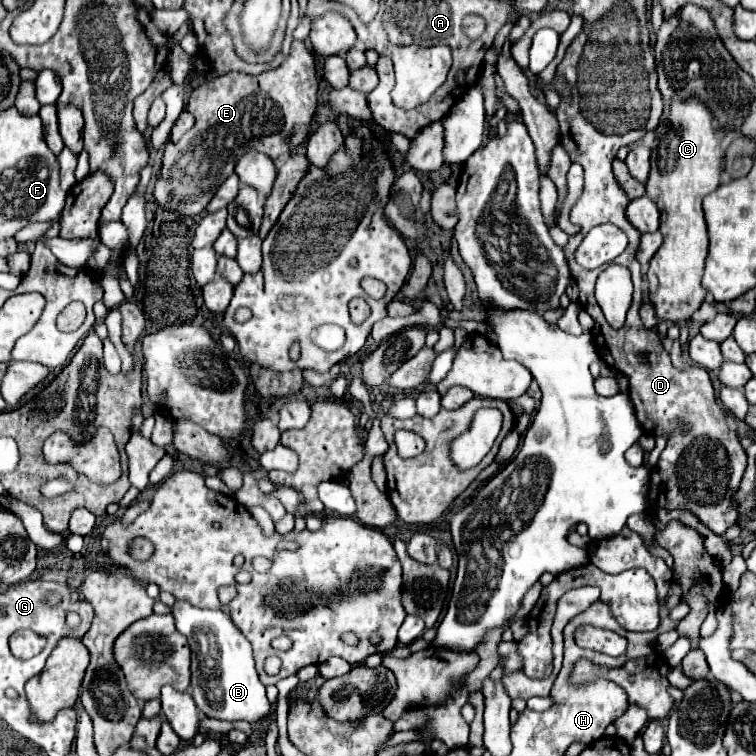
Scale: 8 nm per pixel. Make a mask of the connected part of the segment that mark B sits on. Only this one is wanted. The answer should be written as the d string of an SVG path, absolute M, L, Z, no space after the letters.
M176 601L172 607L172 615L176 619L178 631L188 639L192 649L192 699L196 707L212 719L220 721L246 721L260 723L270 717L272 705L266 697L266 687L258 679L252 645L242 633L238 633L236 625L226 617L226 613L212 609L198 609L188 601Z

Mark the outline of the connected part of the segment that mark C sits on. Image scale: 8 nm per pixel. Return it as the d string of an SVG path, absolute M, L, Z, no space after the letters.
M698 99L690 101L672 101L670 103L670 125L666 129L658 129L658 145L652 149L652 169L646 183L646 195L658 205L660 209L660 233L664 237L662 249L652 257L648 269L648 285L650 285L650 301L656 309L656 317L672 323L690 321L694 311L700 309L706 291L700 285L704 273L704 259L708 255L708 235L706 235L706 221L702 213L702 199L704 195L716 191L720 185L724 149L720 147L722 137L726 135L722 129L716 129L710 111L698 103Z

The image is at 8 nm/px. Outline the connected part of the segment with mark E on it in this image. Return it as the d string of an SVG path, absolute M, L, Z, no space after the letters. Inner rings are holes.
M292 41L290 55L276 69L268 69L260 75L232 71L194 87L186 109L196 117L196 123L180 141L166 143L160 177L154 185L154 203L180 217L200 215L246 151L262 151L272 161L288 155L302 145L312 131L318 105L316 91L314 59L304 41ZM290 131L294 131L294 135L290 143L284 143Z

